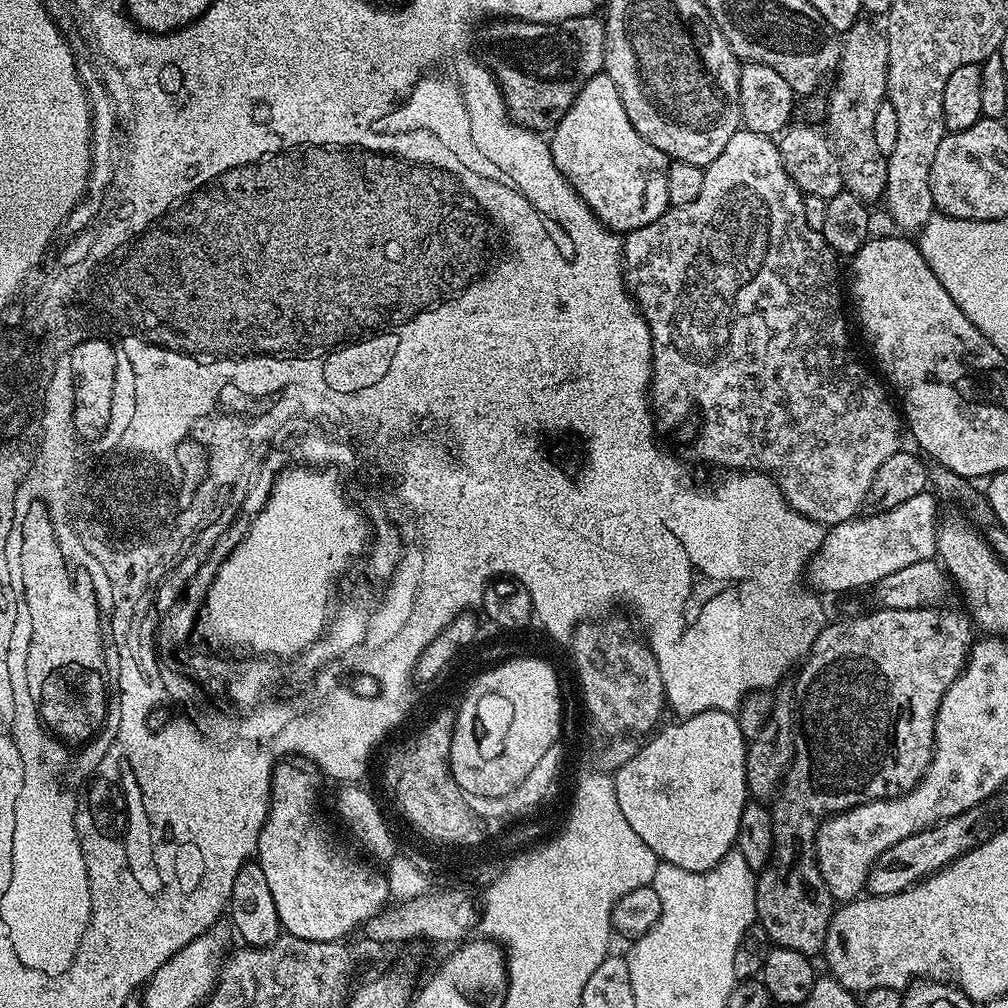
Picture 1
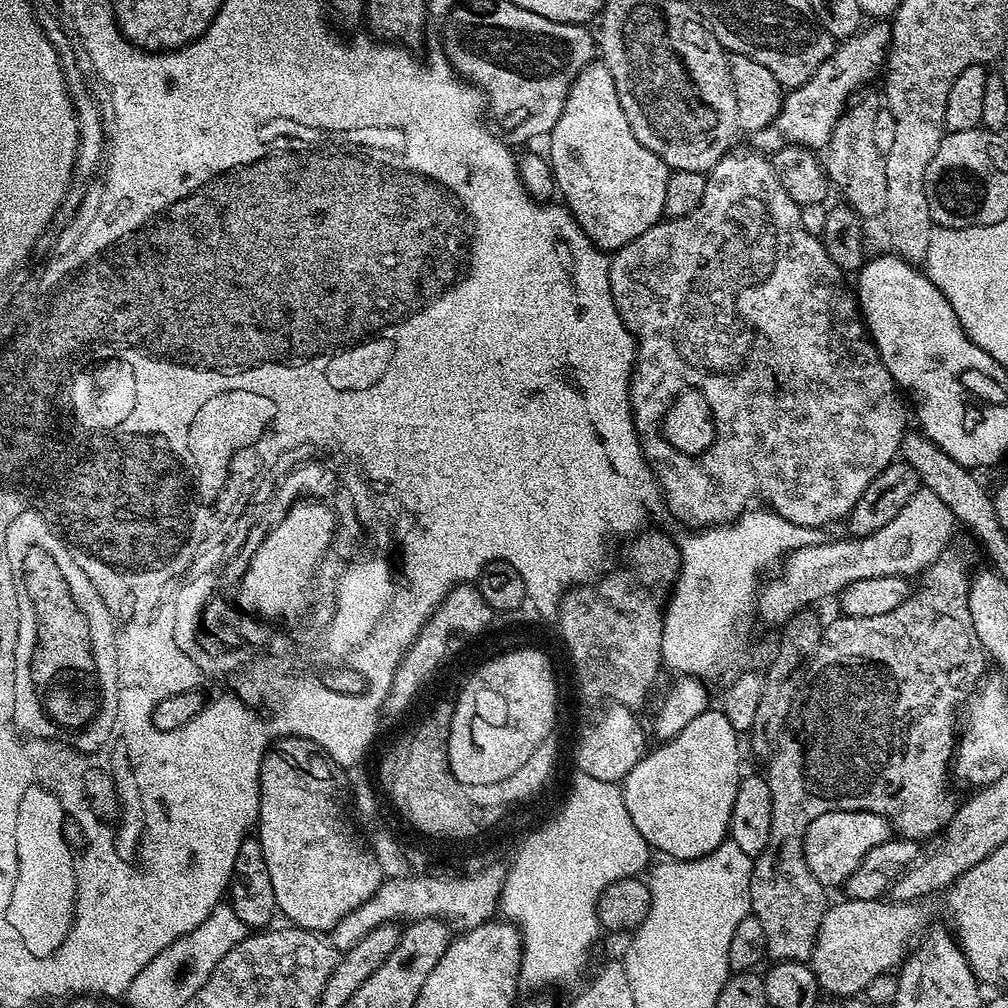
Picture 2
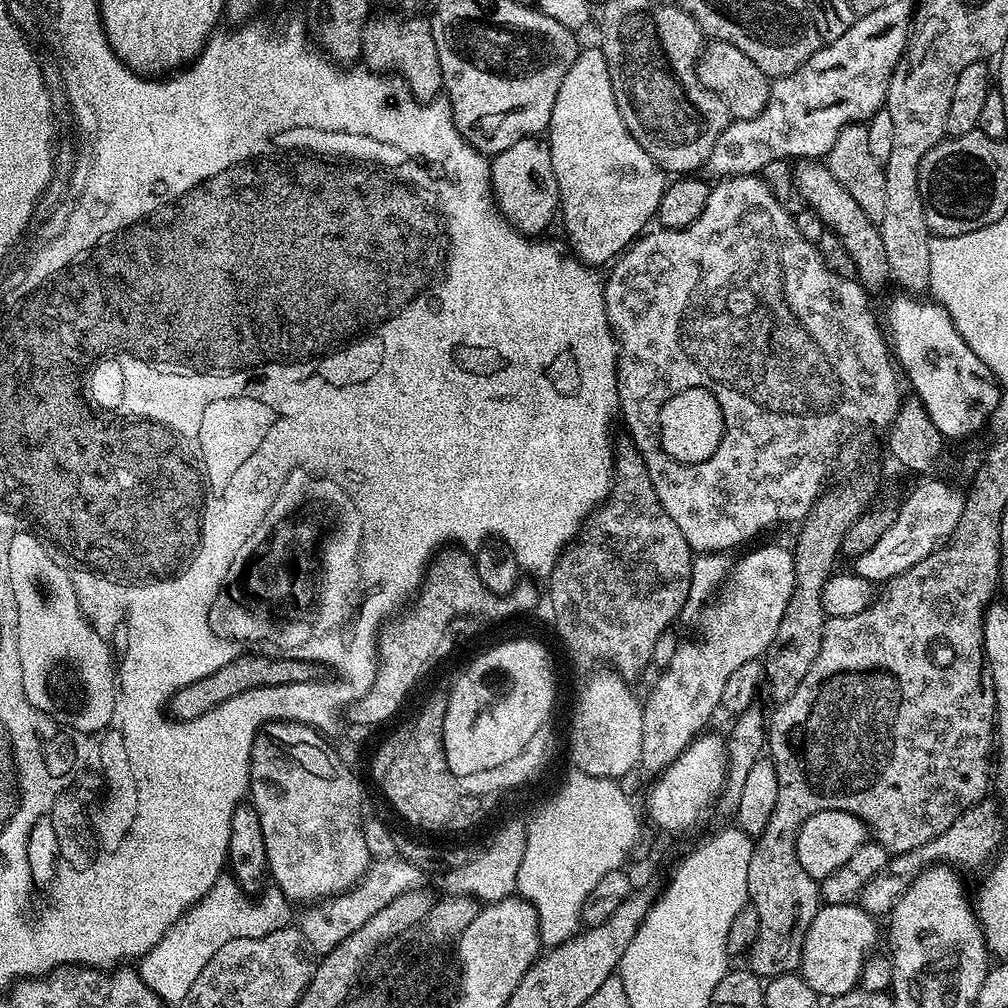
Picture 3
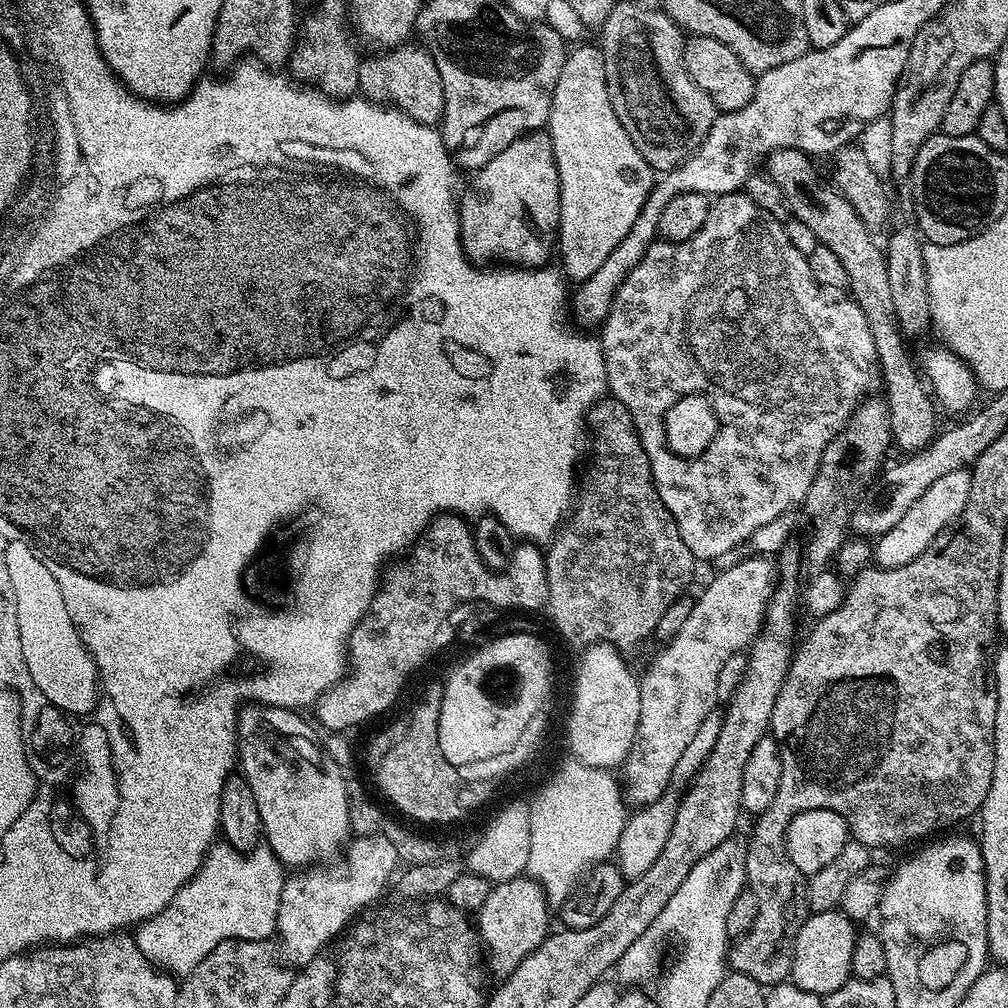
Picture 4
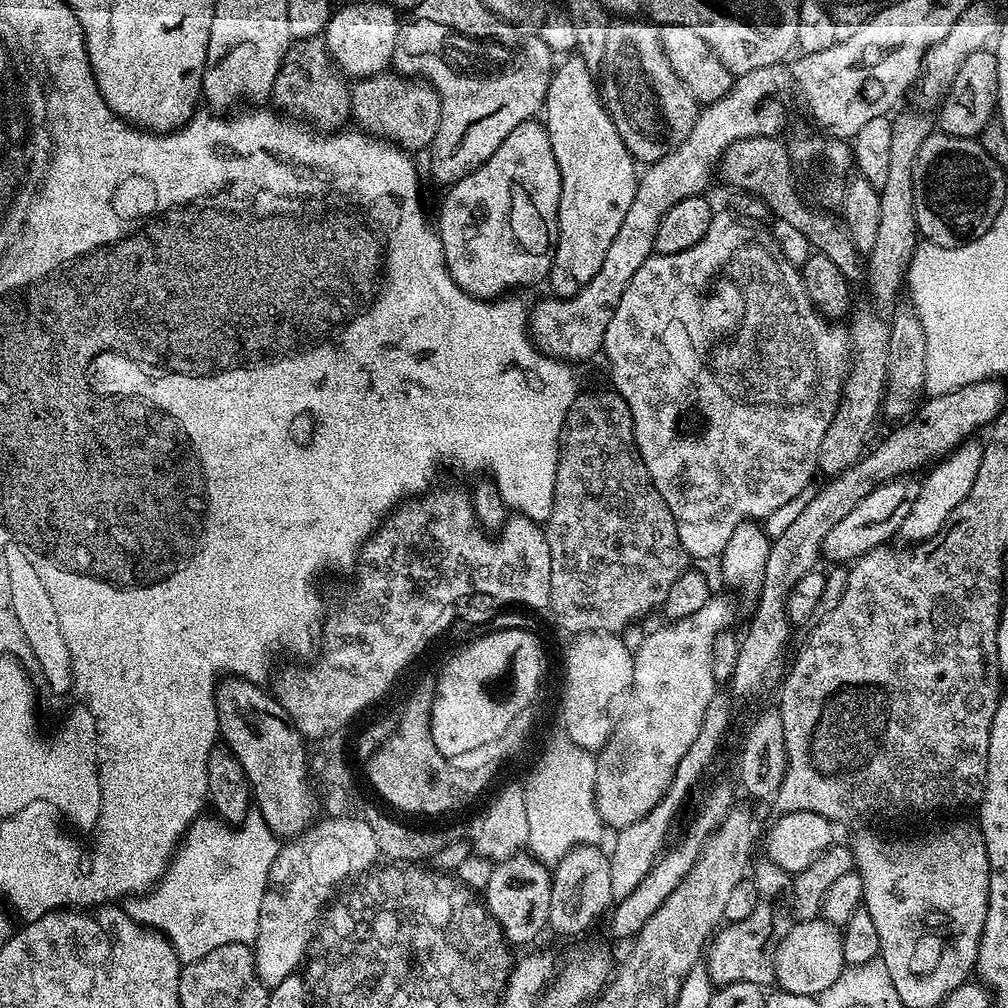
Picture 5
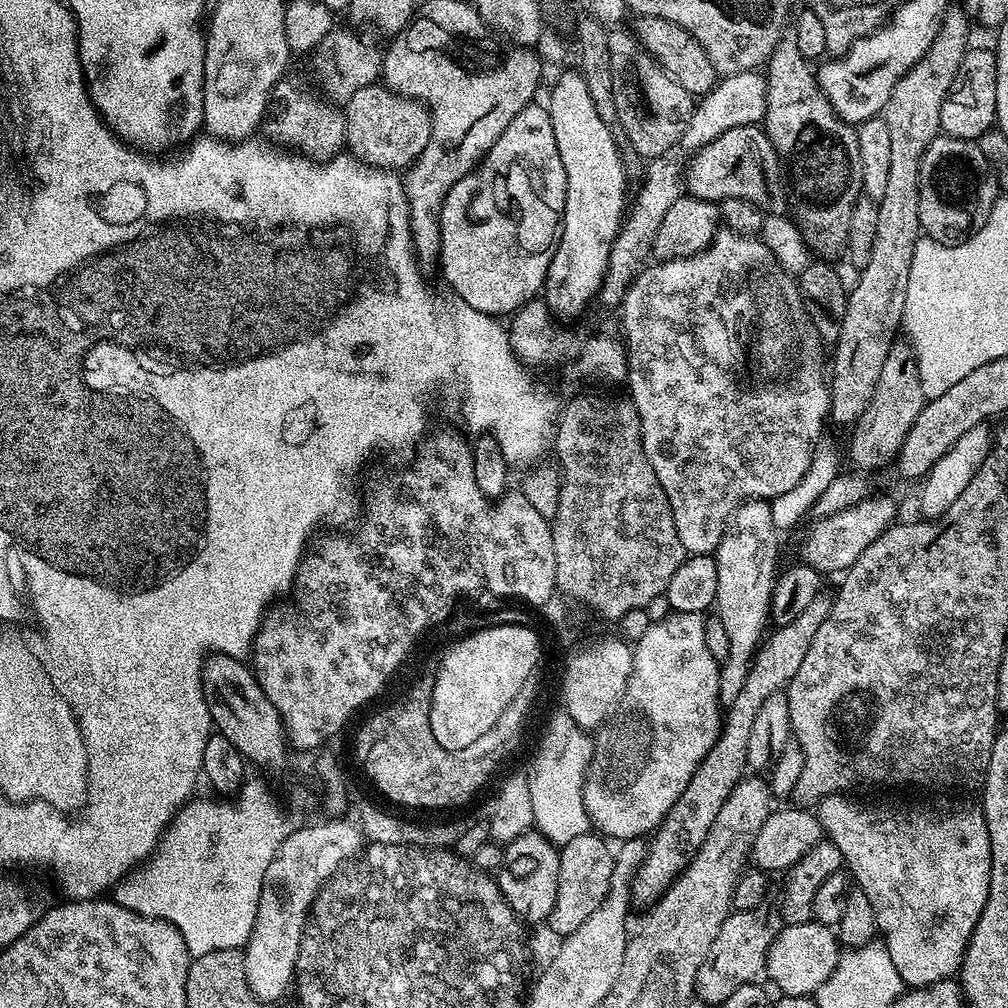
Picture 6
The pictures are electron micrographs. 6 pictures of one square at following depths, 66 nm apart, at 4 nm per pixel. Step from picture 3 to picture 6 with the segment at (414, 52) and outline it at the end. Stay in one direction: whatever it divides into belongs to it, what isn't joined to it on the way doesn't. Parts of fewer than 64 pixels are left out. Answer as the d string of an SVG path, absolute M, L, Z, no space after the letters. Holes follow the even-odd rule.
M383 83L362 86L346 101L342 111L347 147L351 155L363 163L385 170L404 170L420 157L430 142L432 115L428 113L427 104L399 96L385 88Z

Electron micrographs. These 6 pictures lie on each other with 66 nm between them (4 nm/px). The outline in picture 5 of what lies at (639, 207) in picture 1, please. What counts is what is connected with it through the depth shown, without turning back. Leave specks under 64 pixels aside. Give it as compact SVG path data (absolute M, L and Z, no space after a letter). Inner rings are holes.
M579 54L569 55L555 65L552 81L544 99L542 120L550 134L550 146L558 162L562 178L560 191L560 237L556 243L556 253L552 259L552 268L548 272L547 283L557 297L567 298L586 286L602 266L610 242L618 235L622 227L622 218L634 202L634 190L638 179L638 164L632 159L630 150L622 142L614 126L612 116L602 99L602 88L590 66Z

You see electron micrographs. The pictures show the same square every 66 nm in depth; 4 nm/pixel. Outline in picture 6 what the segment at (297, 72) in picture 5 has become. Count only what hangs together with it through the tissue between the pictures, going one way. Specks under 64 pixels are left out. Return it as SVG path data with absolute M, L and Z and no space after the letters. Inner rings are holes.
M291 78L279 80L268 102L266 119L262 124L263 135L273 145L299 150L311 159L321 162L332 159L345 147L346 122L343 111L323 95L320 96L307 92L298 81Z

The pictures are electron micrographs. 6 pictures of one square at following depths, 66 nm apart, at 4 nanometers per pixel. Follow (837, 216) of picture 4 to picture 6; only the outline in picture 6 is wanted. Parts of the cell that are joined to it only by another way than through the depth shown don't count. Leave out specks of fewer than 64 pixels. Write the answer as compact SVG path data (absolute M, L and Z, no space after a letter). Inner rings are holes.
M755 124L734 126L726 134L718 134L714 142L702 146L683 169L686 192L703 200L719 202L726 198L742 198L754 202L769 216L782 216L789 211L790 196L782 175L780 156L774 150L763 127Z

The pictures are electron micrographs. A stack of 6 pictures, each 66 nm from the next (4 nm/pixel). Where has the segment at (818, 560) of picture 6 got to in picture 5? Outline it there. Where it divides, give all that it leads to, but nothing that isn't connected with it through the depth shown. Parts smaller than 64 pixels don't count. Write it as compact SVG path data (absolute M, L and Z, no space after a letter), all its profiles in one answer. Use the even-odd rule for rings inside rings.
M911 475L898 476L895 480L888 480L882 486L870 490L842 522L838 522L826 534L822 556L825 561L833 565L847 565L849 562L855 562L864 556L870 550L887 545L891 536L895 537L900 528L906 522L906 514L910 514L910 506L918 498L920 489L920 480Z

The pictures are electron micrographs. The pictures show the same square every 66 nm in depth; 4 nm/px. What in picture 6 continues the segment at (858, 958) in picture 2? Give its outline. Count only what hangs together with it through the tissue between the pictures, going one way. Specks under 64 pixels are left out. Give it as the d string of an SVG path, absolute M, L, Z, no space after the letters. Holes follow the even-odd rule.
M784 924L768 951L768 980L776 983L786 996L812 996L834 974L842 945L833 929L826 924Z

